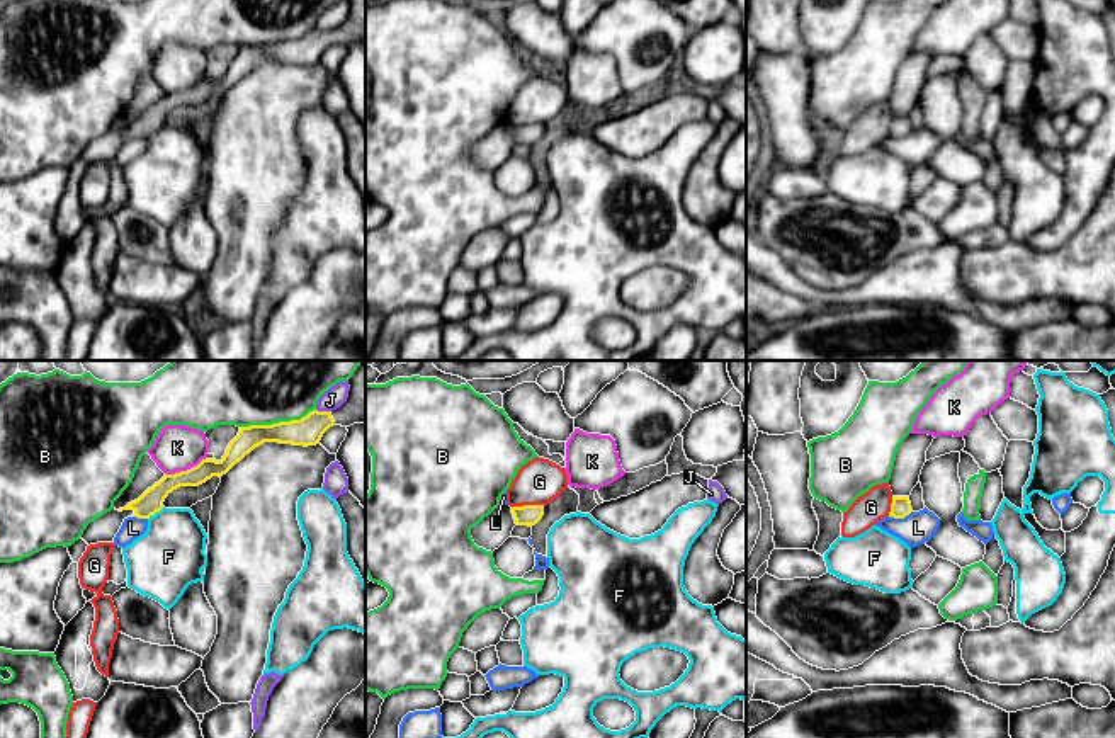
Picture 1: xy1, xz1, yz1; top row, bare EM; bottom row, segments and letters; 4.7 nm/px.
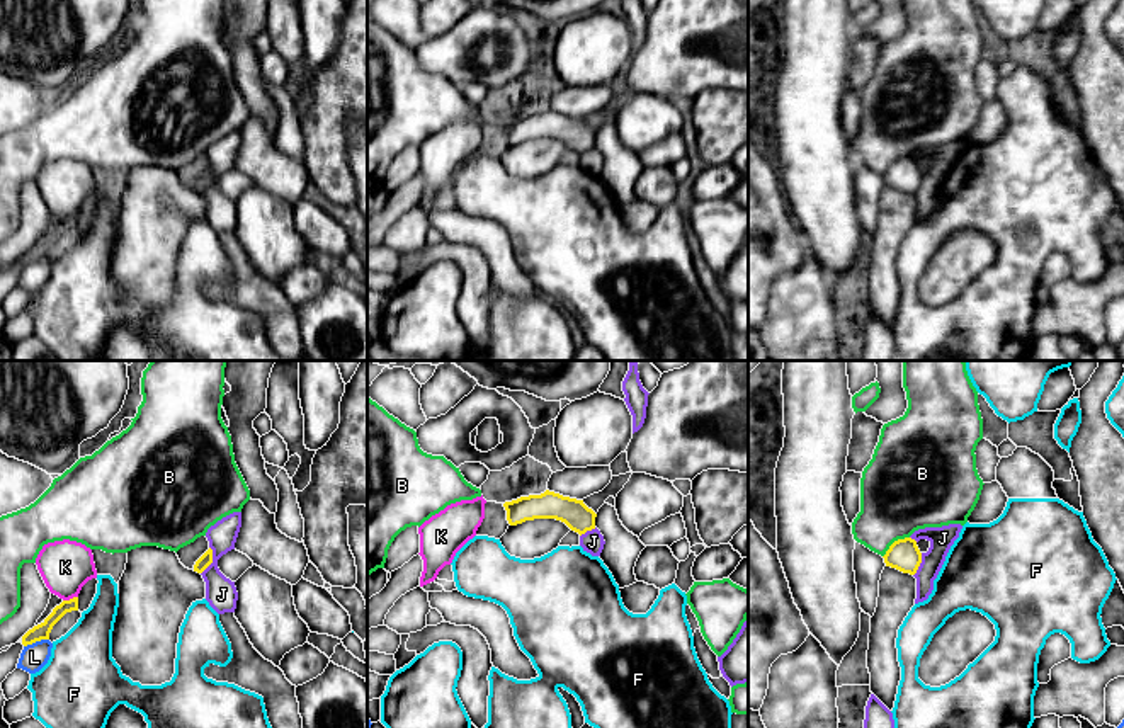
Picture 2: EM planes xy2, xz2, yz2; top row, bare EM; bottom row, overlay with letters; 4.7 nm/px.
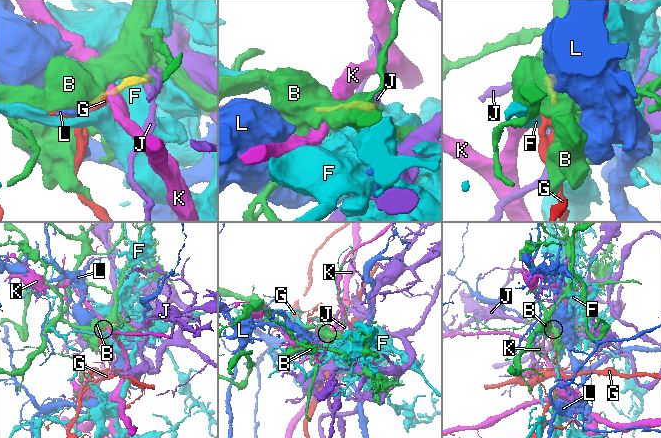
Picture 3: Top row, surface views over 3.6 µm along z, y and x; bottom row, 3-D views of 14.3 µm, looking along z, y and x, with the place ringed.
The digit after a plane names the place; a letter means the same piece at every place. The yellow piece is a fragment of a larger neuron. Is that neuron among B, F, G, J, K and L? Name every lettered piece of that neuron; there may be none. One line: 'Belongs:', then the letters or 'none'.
Belongs: none

